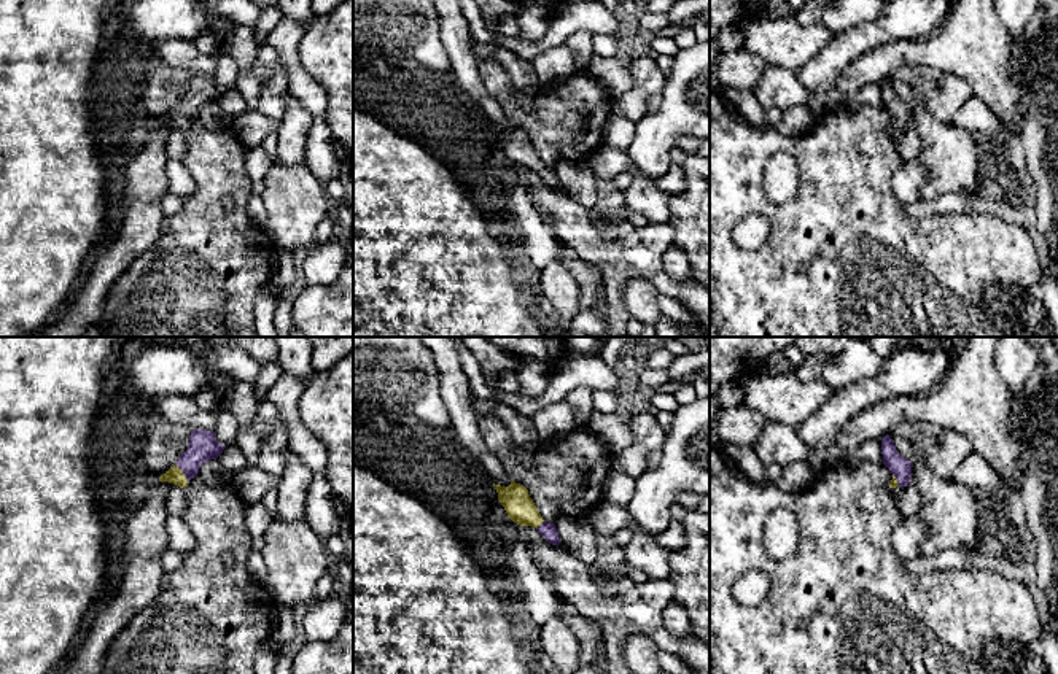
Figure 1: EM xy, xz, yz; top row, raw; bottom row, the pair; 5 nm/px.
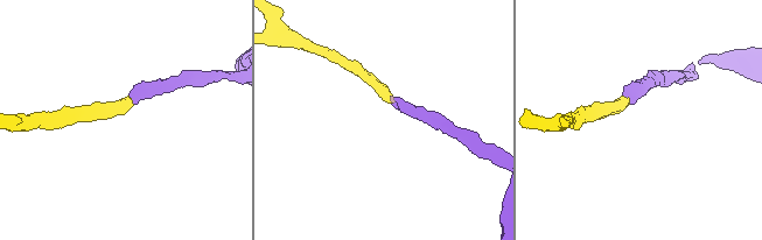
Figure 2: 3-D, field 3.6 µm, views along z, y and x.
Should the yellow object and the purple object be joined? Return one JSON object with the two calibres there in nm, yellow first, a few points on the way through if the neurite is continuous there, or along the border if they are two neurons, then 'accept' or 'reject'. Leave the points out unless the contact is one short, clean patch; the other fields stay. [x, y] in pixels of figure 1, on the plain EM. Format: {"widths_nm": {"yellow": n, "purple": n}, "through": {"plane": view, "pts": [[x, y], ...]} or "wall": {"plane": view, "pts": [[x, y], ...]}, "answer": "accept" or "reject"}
{"widths_nm": {"yellow": 90, "purple": 150}, "through": {"plane": "xy", "pts": [[175, 120], [182, 116], [202, 91]]}, "answer": "accept"}

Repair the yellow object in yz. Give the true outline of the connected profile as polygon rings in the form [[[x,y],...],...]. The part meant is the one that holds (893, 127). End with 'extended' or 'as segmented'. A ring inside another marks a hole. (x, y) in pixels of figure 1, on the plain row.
[[[888,78],[881,83],[881,99],[883,108],[893,118],[889,132],[896,132],[897,129],[900,130],[910,129],[913,107],[899,99],[894,84]]] | extended

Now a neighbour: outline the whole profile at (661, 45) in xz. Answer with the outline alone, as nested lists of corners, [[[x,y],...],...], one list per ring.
[[[657,37],[651,43],[655,54],[667,54],[675,57],[679,52],[673,38]]]

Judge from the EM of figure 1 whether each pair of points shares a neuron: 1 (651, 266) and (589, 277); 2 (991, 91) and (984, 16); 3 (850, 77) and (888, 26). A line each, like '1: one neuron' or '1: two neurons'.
1: two neurons
2: one neuron
3: two neurons

